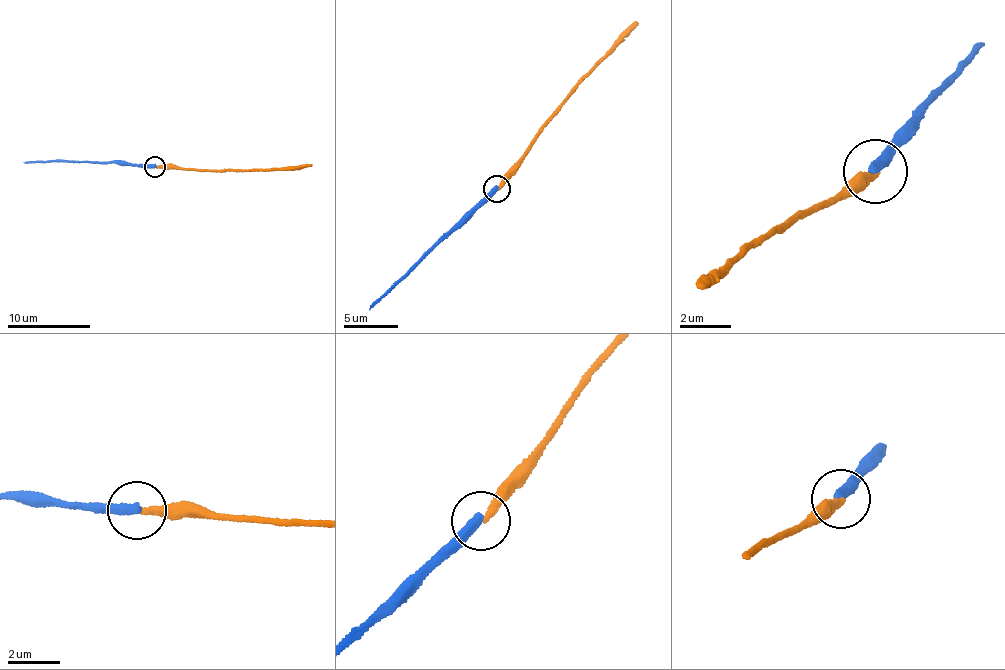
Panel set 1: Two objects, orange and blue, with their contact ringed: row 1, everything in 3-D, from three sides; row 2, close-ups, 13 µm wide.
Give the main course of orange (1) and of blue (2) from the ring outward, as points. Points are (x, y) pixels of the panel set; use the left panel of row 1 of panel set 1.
1: (156, 165), (224, 172), (312, 165)
2: (154, 166), (82, 161), (24, 162)

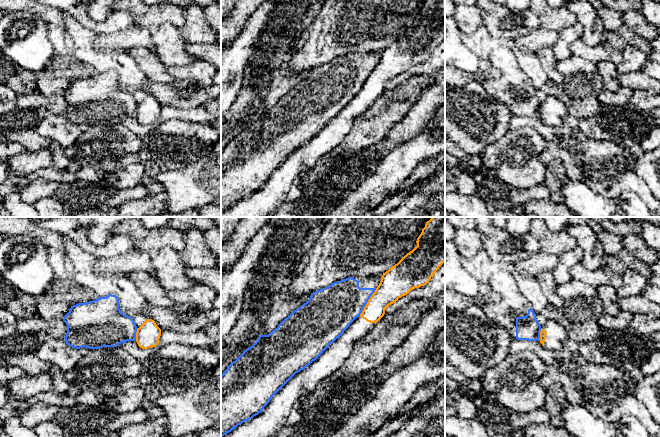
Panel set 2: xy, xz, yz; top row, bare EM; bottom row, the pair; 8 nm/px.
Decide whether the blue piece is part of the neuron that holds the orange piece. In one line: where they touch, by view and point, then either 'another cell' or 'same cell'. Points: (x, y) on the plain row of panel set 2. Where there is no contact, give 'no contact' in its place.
xz (367, 78) | another cell

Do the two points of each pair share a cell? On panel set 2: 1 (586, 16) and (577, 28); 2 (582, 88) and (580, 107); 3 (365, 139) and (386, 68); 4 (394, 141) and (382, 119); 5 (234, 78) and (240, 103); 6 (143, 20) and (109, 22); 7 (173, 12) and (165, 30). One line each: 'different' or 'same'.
1: different
2: same
3: different
4: different
5: different
6: different
7: different

